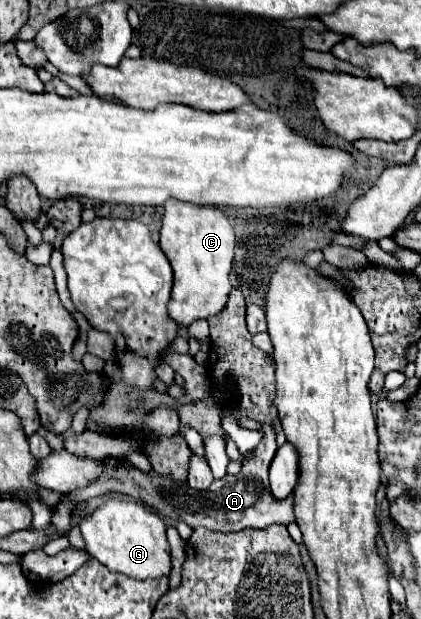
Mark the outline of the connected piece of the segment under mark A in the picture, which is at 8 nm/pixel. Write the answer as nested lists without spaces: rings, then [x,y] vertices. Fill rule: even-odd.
[[[264,425],[264,439],[256,445],[254,449],[254,457],[242,465],[242,471],[238,475],[226,475],[224,479],[214,481],[206,491],[190,491],[186,481],[180,481],[180,493],[178,493],[178,481],[172,477],[164,477],[158,475],[156,471],[140,471],[134,465],[130,465],[128,461],[118,461],[114,457],[106,459],[102,465],[102,473],[90,483],[90,487],[82,487],[82,489],[74,489],[70,493],[66,493],[66,499],[62,499],[58,503],[56,513],[52,515],[52,525],[60,531],[68,531],[70,529],[70,511],[80,503],[86,501],[90,497],[98,497],[104,495],[108,491],[116,491],[116,493],[124,493],[130,495],[138,501],[142,501],[146,507],[158,509],[158,515],[164,519],[172,519],[172,521],[184,521],[190,527],[206,527],[212,531],[220,531],[220,533],[234,533],[246,527],[268,527],[272,523],[280,523],[280,525],[288,525],[296,521],[294,515],[294,495],[286,497],[286,499],[276,499],[274,495],[270,495],[270,483],[268,483],[268,467],[274,459],[274,453],[278,449],[276,445],[276,433],[270,425]]]

